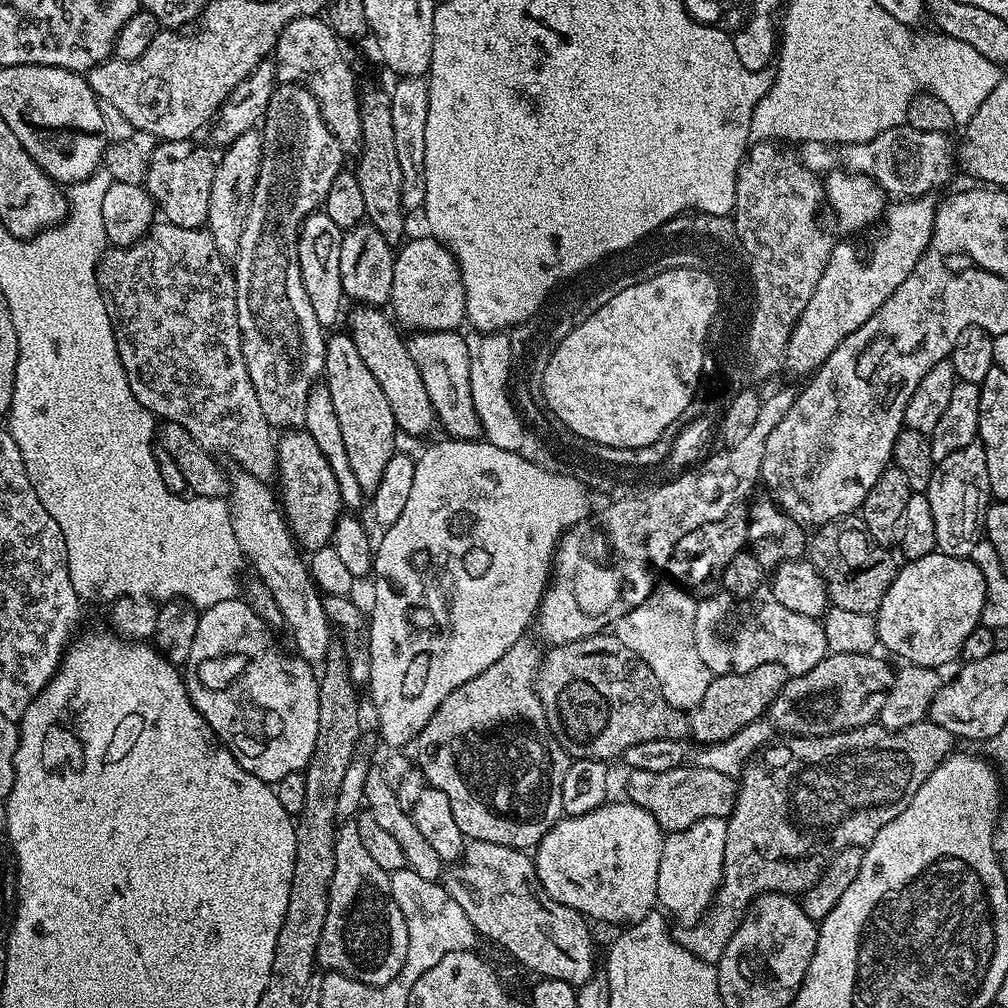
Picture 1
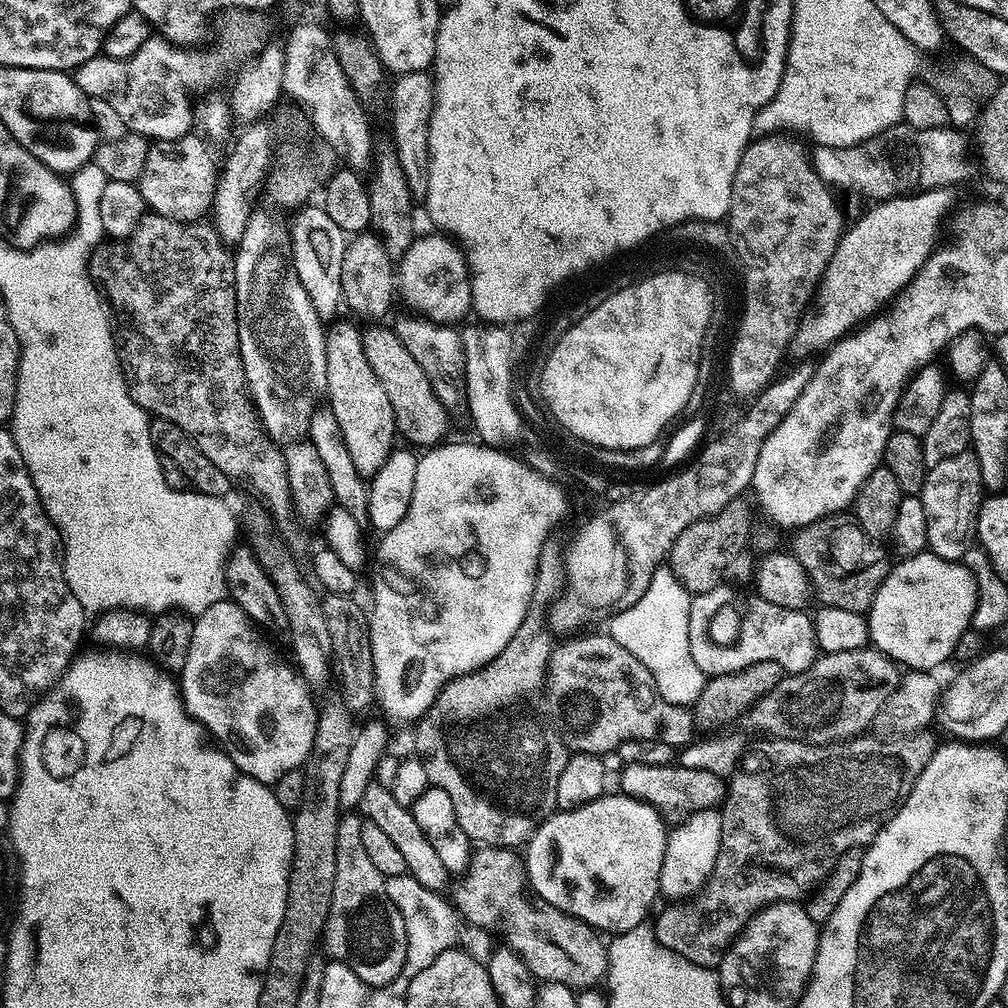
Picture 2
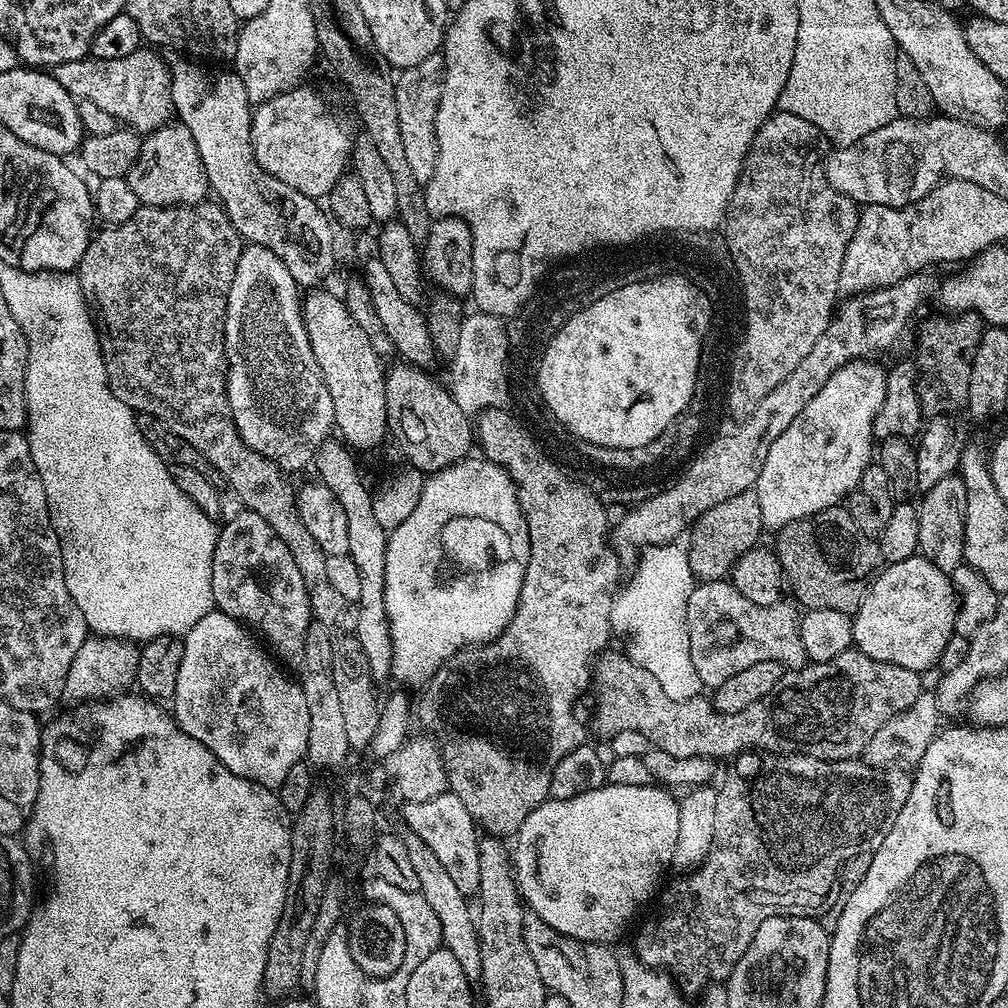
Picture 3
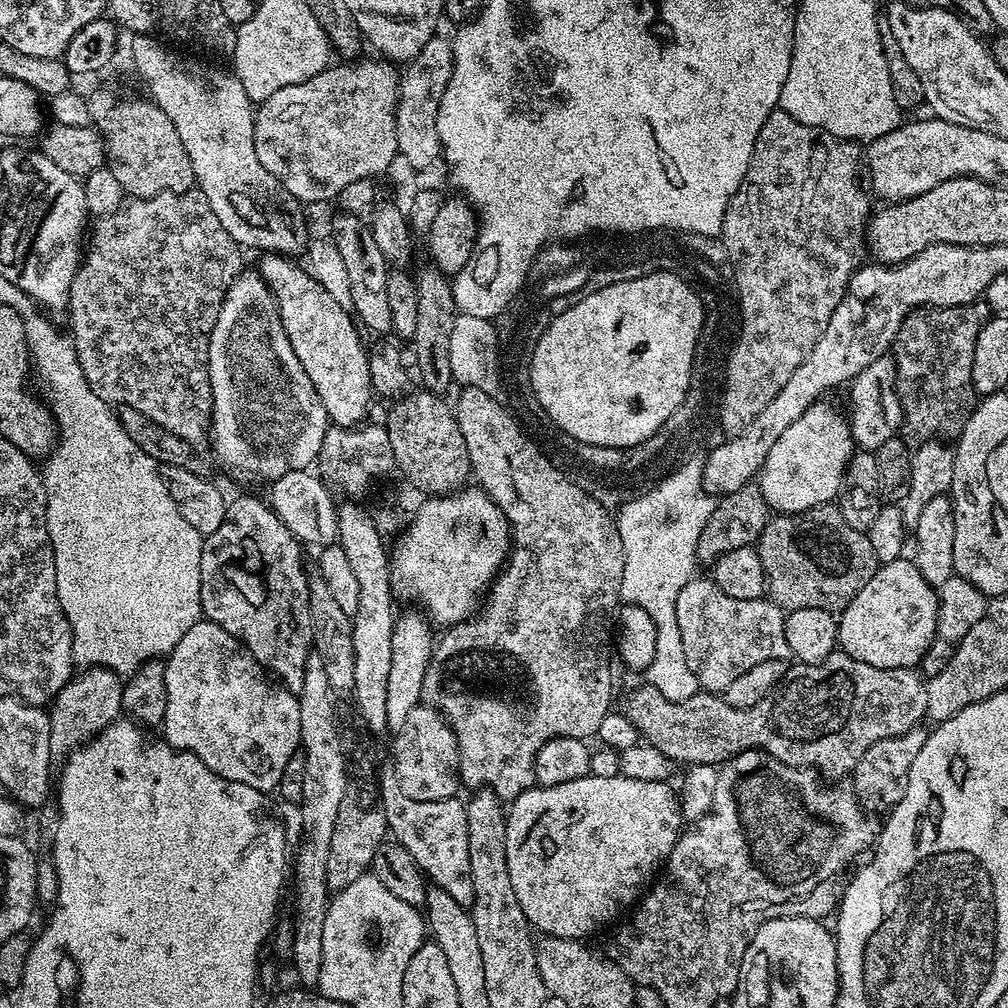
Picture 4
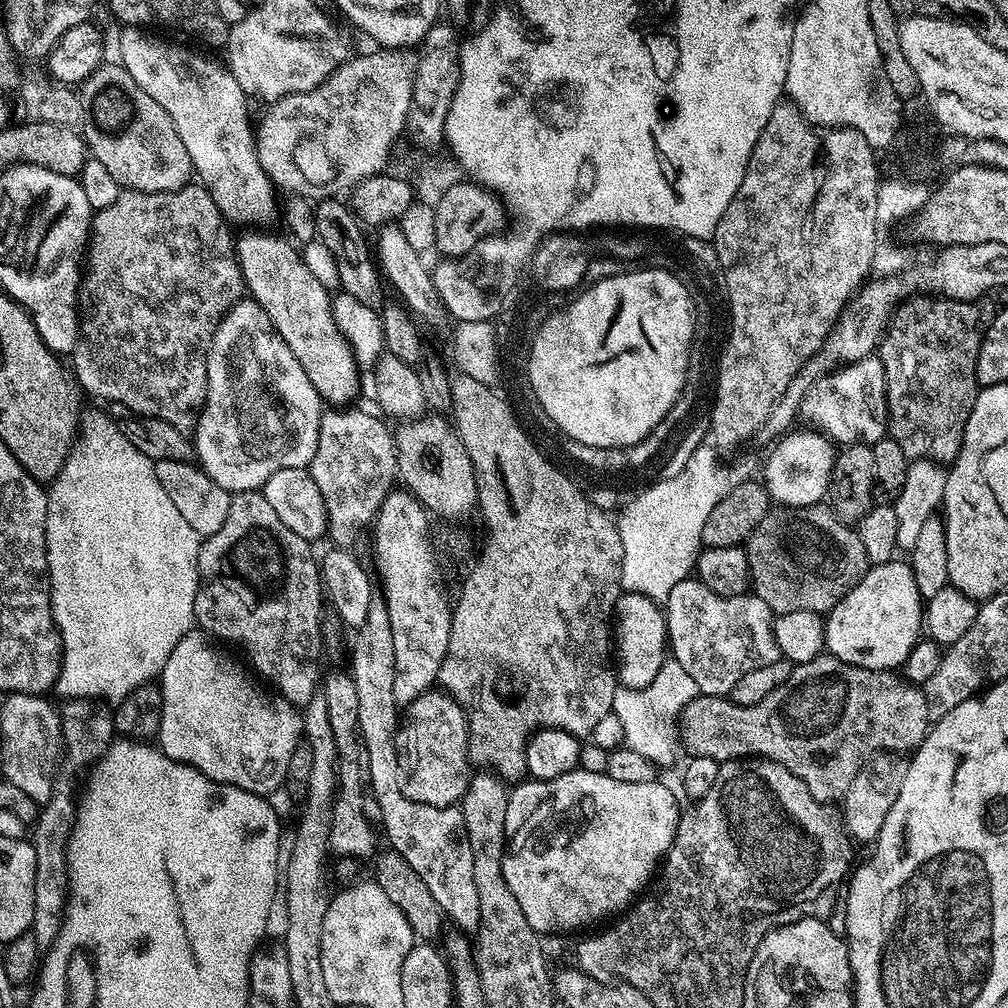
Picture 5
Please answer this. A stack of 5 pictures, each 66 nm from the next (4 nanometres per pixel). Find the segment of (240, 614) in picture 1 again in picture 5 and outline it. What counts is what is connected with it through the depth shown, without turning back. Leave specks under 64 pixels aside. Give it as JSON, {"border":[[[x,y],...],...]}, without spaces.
{"border":[[[199,630],[187,632],[182,638],[182,642],[178,642],[178,646],[174,646],[174,650],[170,654],[166,666],[161,670],[158,677],[158,687],[162,694],[162,714],[160,715],[158,747],[160,751],[167,754],[172,760],[194,766],[202,774],[206,774],[206,778],[210,778],[215,784],[237,784],[242,790],[257,792],[260,796],[267,797],[269,794],[272,794],[268,792],[274,791],[276,787],[279,789],[281,785],[283,785],[284,779],[286,778],[286,765],[290,762],[290,754],[294,754],[294,746],[298,746],[302,742],[304,718],[301,709],[290,702],[286,702],[284,697],[279,694],[273,694],[271,691],[268,691],[269,693],[263,692],[263,690],[248,677],[249,669],[245,667],[243,663],[240,665],[234,657],[227,656],[227,654],[223,652],[223,650],[225,651],[223,647],[220,647],[220,649],[215,648],[215,646],[220,647],[213,643],[205,633]]]}

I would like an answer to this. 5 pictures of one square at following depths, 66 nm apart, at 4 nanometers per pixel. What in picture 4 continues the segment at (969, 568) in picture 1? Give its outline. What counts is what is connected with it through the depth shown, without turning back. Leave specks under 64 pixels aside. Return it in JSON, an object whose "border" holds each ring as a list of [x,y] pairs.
{"border":[[[901,558],[879,565],[874,578],[870,578],[839,613],[839,651],[870,666],[915,669],[932,641],[937,639],[939,609],[937,589],[922,576],[911,559]]]}

